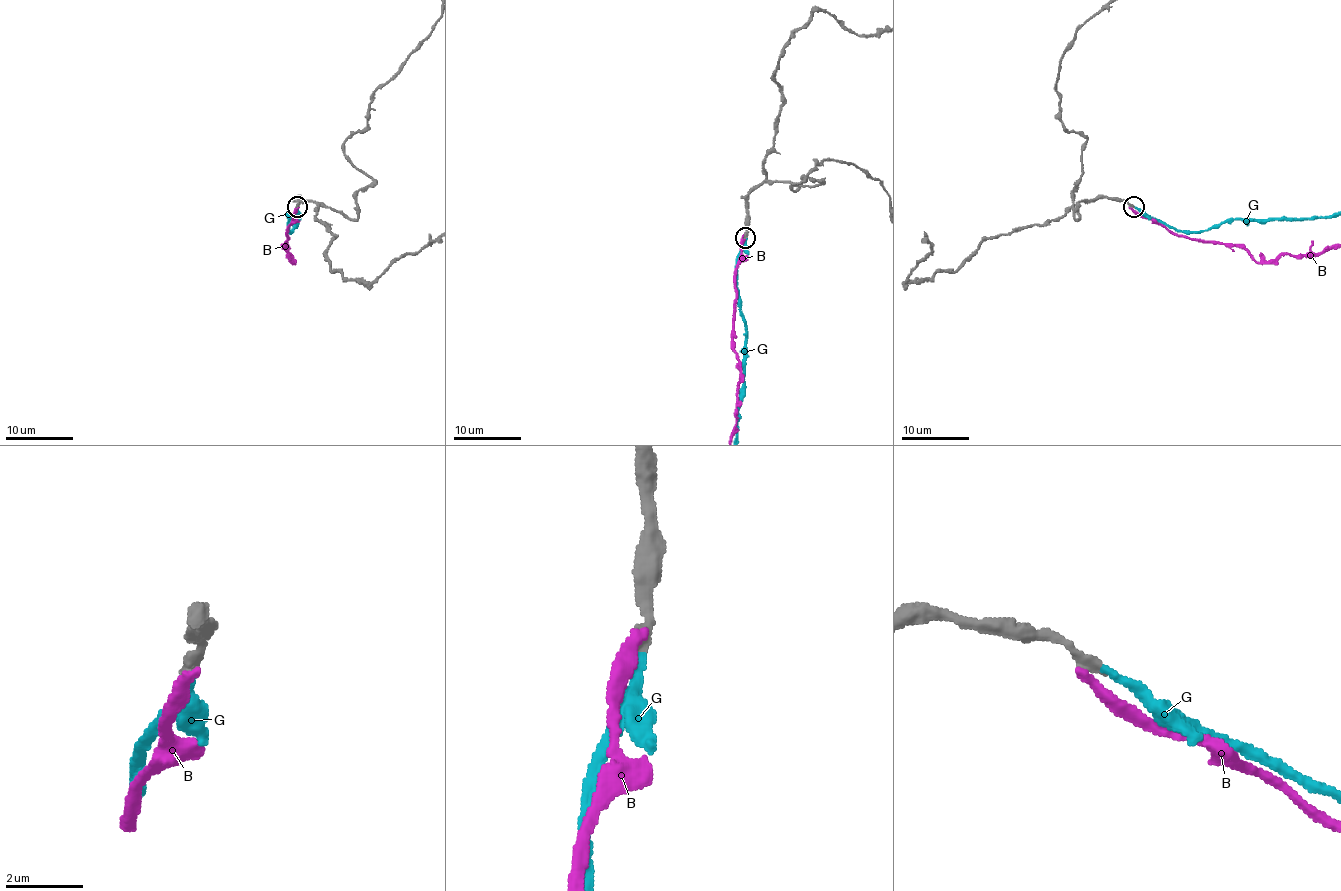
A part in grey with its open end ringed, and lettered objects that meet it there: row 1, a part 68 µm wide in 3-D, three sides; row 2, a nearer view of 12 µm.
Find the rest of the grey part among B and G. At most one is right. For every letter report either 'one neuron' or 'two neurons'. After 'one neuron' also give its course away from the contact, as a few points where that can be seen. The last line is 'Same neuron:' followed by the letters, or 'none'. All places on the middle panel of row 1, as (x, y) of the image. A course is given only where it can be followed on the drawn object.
B: two neurons
G: one neuron
Same neuron: G

